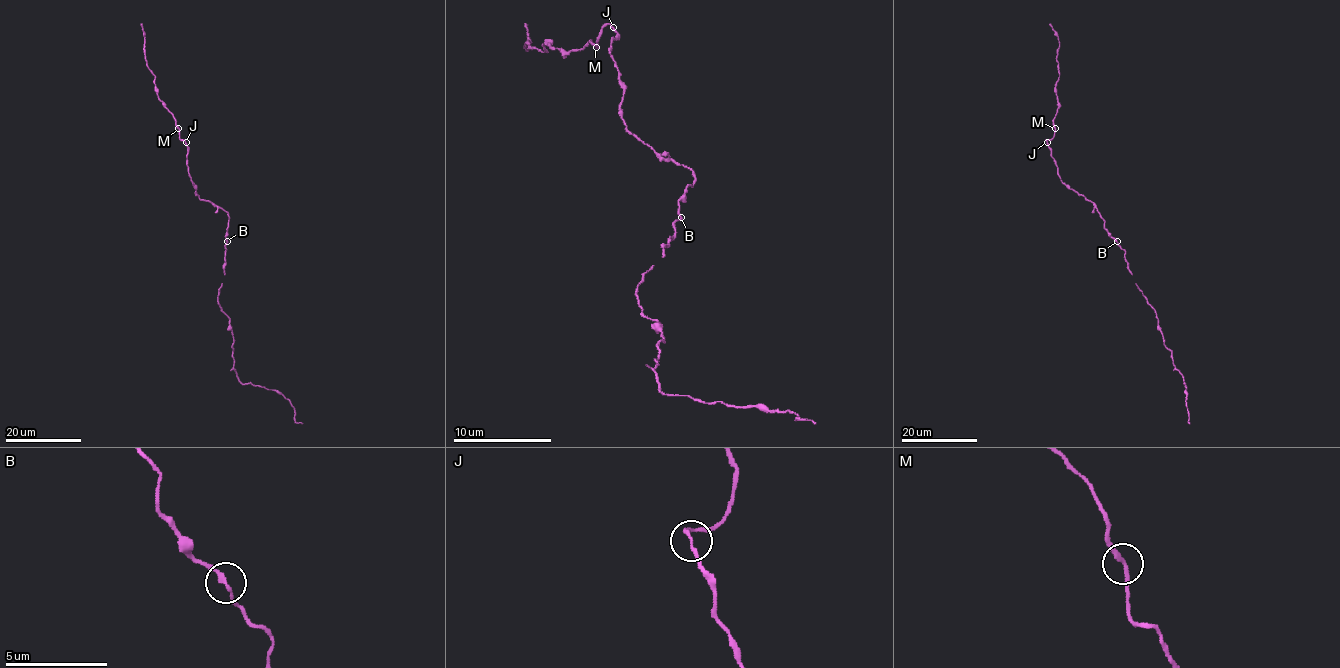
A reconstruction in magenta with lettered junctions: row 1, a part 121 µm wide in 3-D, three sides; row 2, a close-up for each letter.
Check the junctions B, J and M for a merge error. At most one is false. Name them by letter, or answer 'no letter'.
no letter

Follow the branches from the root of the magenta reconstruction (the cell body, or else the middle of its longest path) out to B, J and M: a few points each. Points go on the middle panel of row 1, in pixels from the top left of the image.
B: (685, 187), (684, 197), (679, 202), (680, 217)
J: (685, 187), (694, 175), (685, 165), (659, 158), (622, 121), (624, 84), (610, 52), (613, 28)
M: (685, 187), (694, 175), (685, 165), (659, 158), (622, 121), (608, 23), (596, 47)

